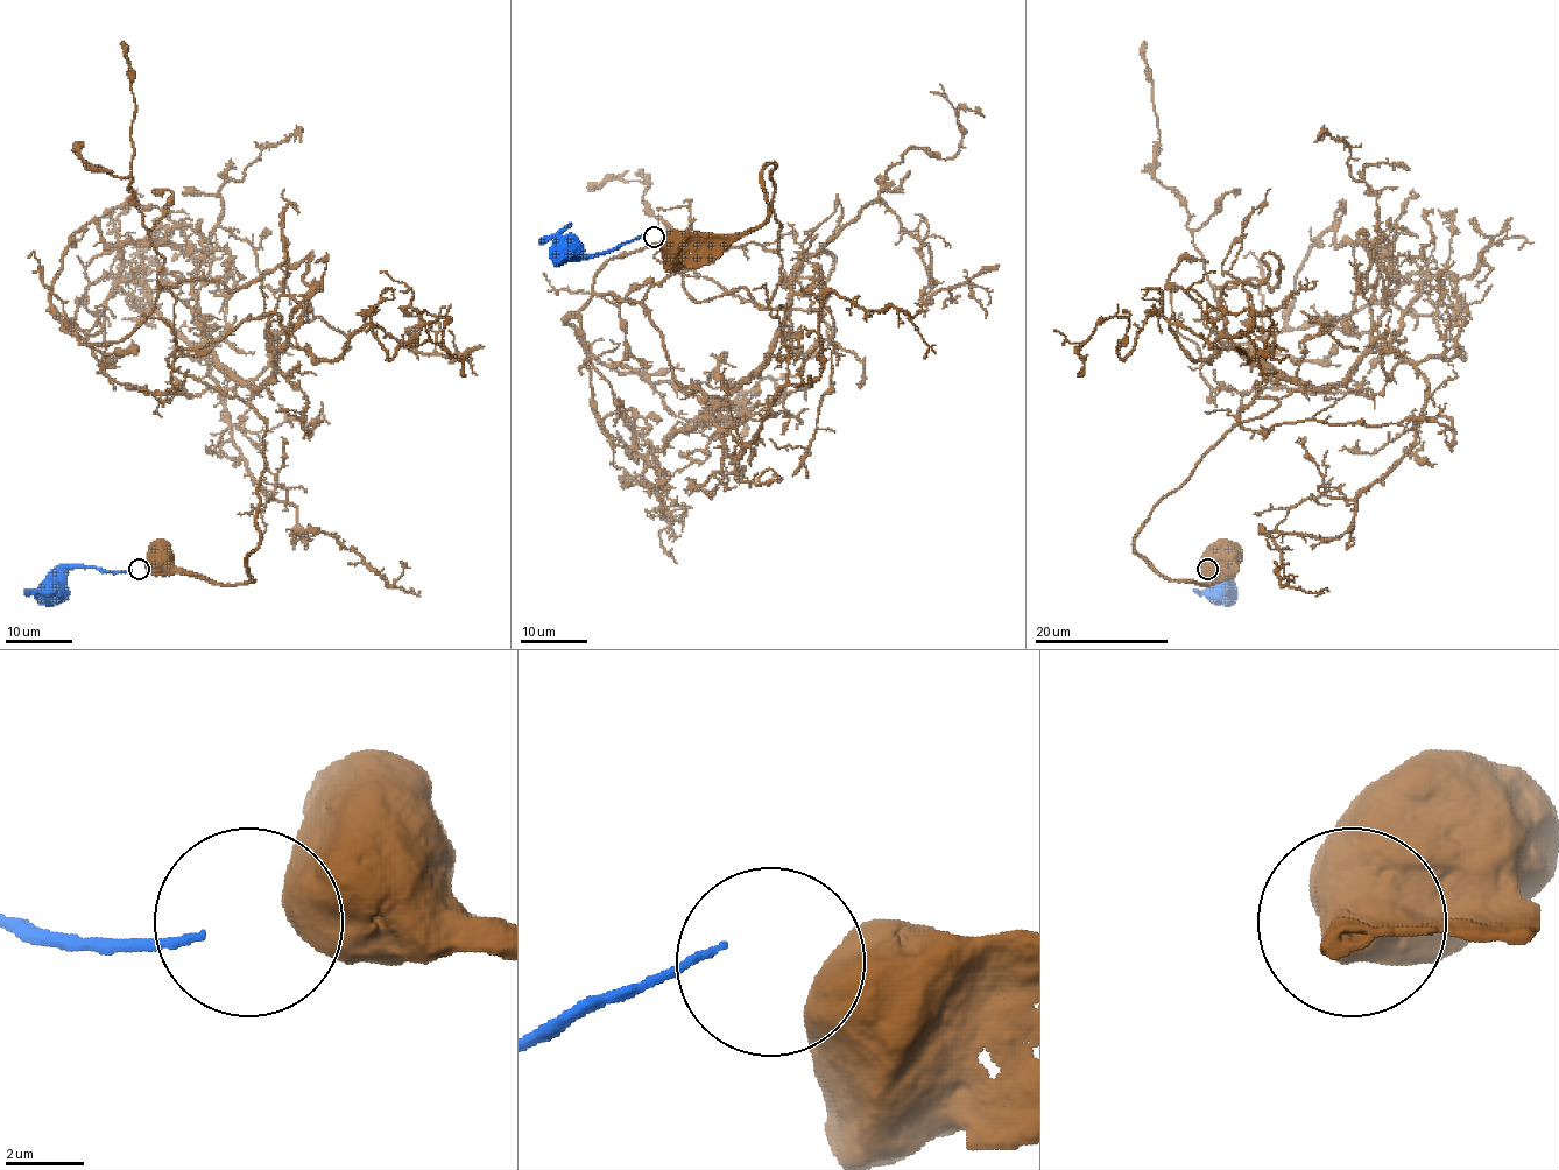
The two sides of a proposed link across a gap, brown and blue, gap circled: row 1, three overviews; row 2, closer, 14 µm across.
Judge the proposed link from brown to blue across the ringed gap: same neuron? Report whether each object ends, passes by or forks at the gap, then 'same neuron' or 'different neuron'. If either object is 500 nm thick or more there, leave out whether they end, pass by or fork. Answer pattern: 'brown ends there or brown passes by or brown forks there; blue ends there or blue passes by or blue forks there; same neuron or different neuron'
different neuron

